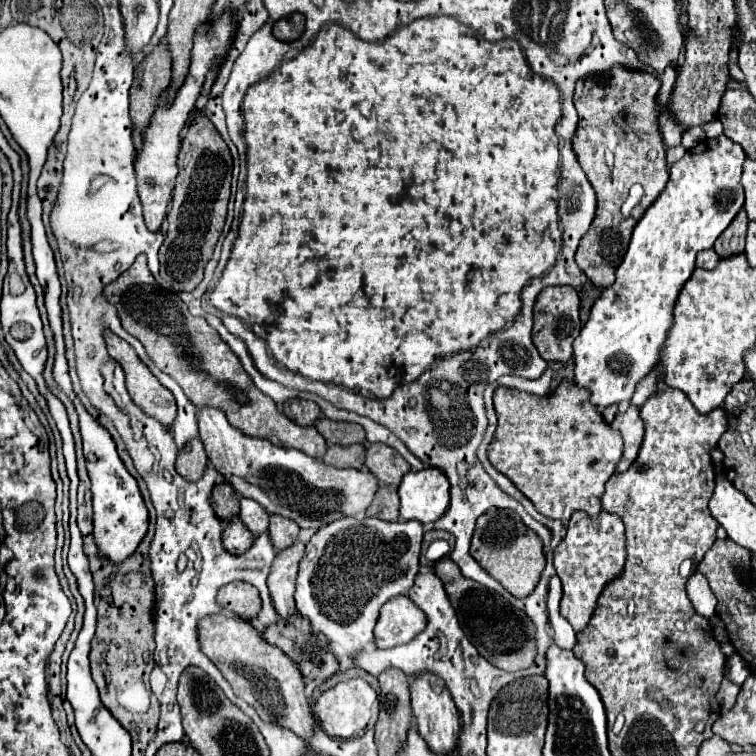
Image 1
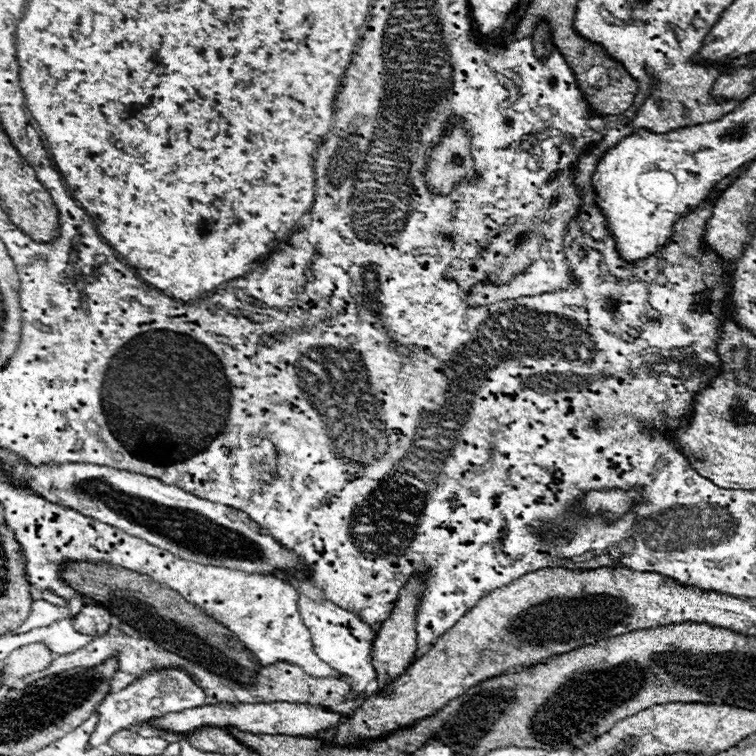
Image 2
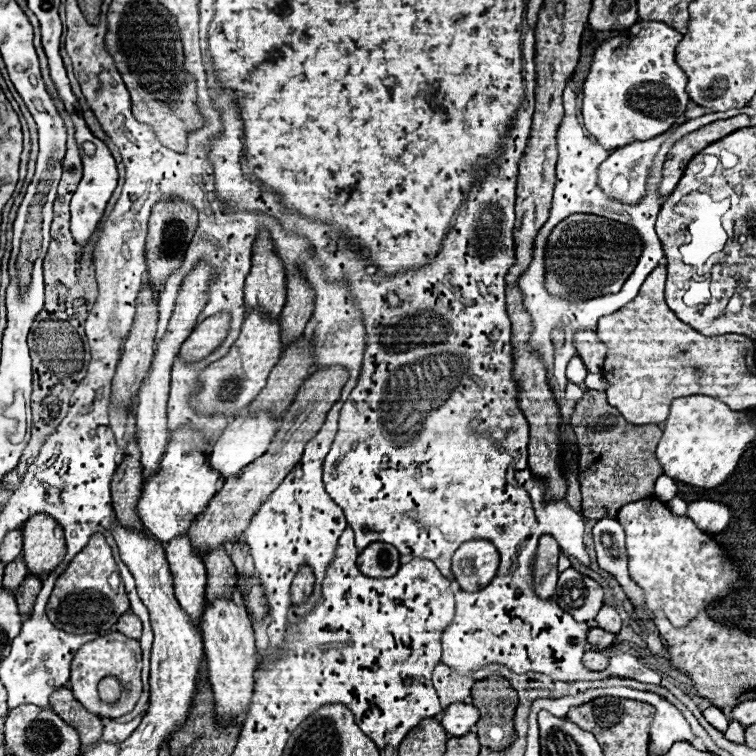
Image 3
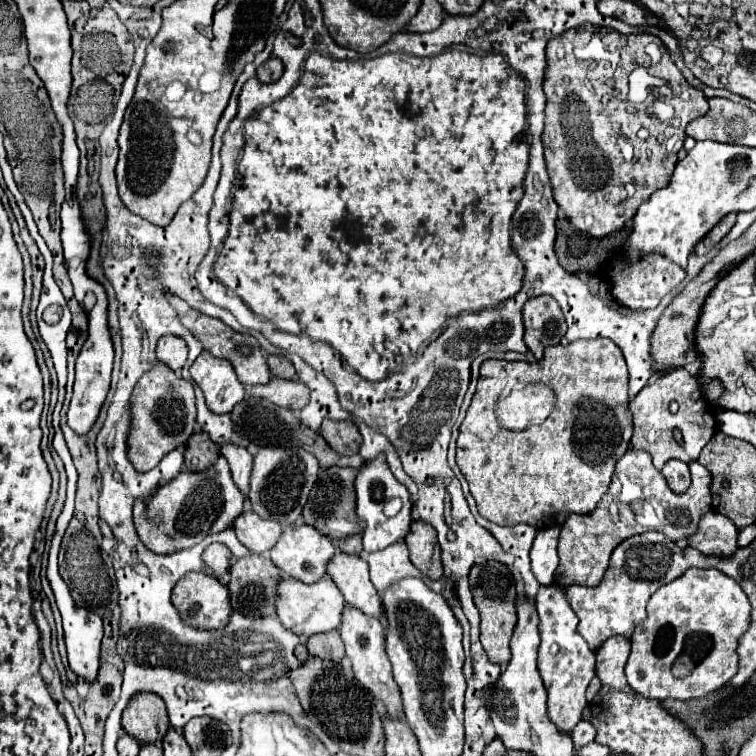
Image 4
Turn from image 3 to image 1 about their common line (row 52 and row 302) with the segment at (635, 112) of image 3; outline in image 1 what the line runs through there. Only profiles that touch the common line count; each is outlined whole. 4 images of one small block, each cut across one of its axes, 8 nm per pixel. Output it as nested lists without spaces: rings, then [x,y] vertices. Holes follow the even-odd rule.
[[[724,134],[714,140],[702,140],[692,150],[688,150],[682,160],[670,166],[666,188],[634,226],[626,256],[616,268],[616,282],[608,286],[594,302],[588,322],[582,326],[578,338],[574,340],[574,382],[592,392],[590,400],[596,408],[602,410],[610,404],[630,400],[636,384],[658,364],[660,348],[666,340],[668,328],[674,322],[674,302],[682,286],[694,272],[696,254],[712,248],[716,238],[728,228],[728,224],[744,206],[744,188],[740,184],[744,160],[746,154],[742,146],[730,142],[730,138],[726,138]]]

